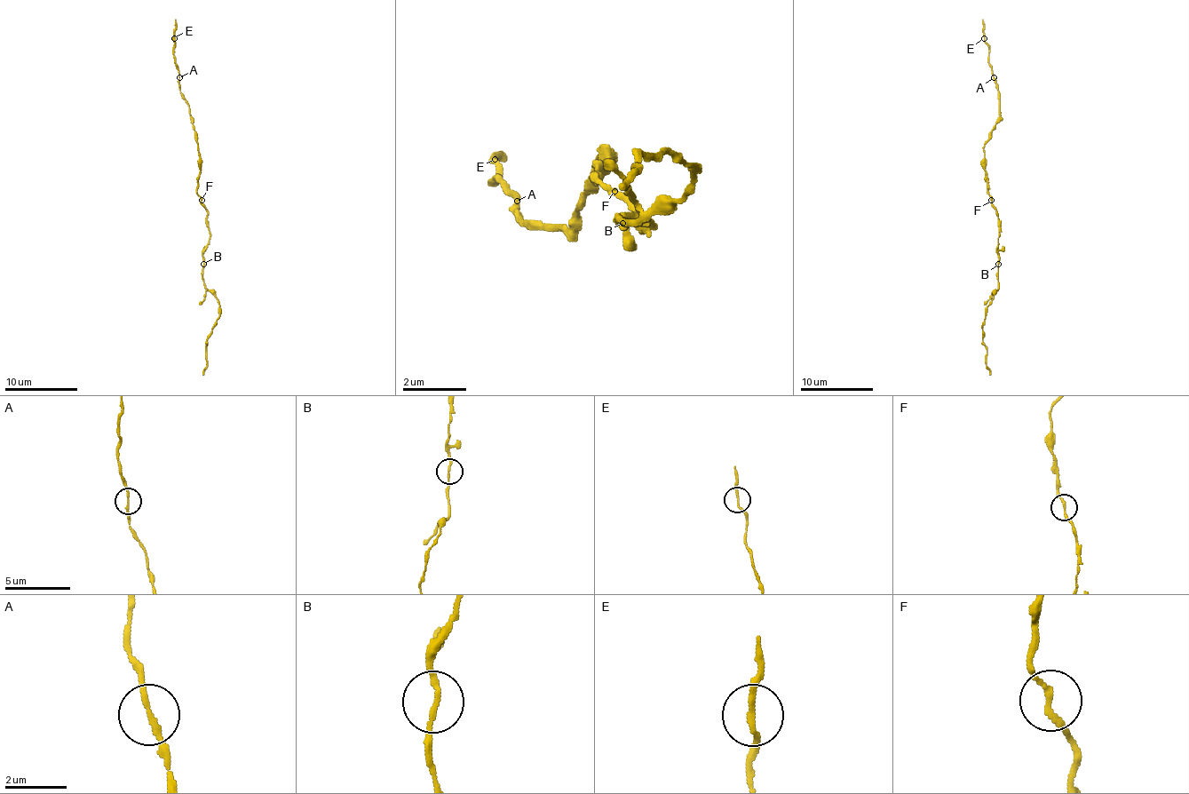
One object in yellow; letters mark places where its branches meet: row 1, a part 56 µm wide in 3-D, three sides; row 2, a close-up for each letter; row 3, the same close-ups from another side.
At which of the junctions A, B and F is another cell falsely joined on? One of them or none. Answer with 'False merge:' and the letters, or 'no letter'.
False merge: no letter

